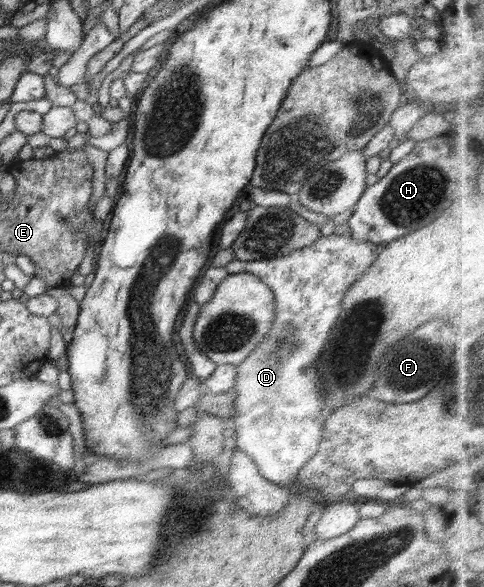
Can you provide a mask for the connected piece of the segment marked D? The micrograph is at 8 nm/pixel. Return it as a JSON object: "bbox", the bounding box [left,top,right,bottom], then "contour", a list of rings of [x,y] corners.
{"bbox":[225,233,381,489],"contour":[[[351,233],[331,234],[330,236],[321,236],[316,242],[313,242],[309,247],[305,246],[300,250],[293,250],[290,254],[286,256],[281,256],[280,258],[272,258],[266,260],[250,260],[243,261],[234,259],[229,262],[225,269],[229,274],[241,274],[249,273],[253,276],[258,277],[262,280],[270,291],[272,292],[276,304],[276,317],[272,321],[272,328],[269,330],[264,340],[260,342],[260,345],[256,349],[252,350],[252,353],[237,365],[237,377],[233,388],[235,399],[233,402],[232,417],[228,420],[228,427],[232,428],[236,432],[236,446],[238,450],[245,452],[254,462],[258,465],[259,473],[270,482],[281,487],[287,487],[289,489],[297,488],[297,480],[300,470],[302,467],[319,451],[319,442],[324,430],[324,422],[326,422],[326,412],[322,409],[323,400],[323,390],[321,390],[321,382],[316,382],[316,368],[314,368],[314,362],[318,358],[318,352],[322,350],[322,346],[326,344],[328,340],[328,332],[333,327],[334,322],[338,320],[338,316],[342,314],[342,300],[346,296],[346,292],[349,292],[349,288],[356,284],[356,280],[360,280],[360,276],[363,276],[366,269],[373,264],[374,260],[380,252],[381,246],[374,244],[373,242],[368,242],[367,240],[356,240]]]}

